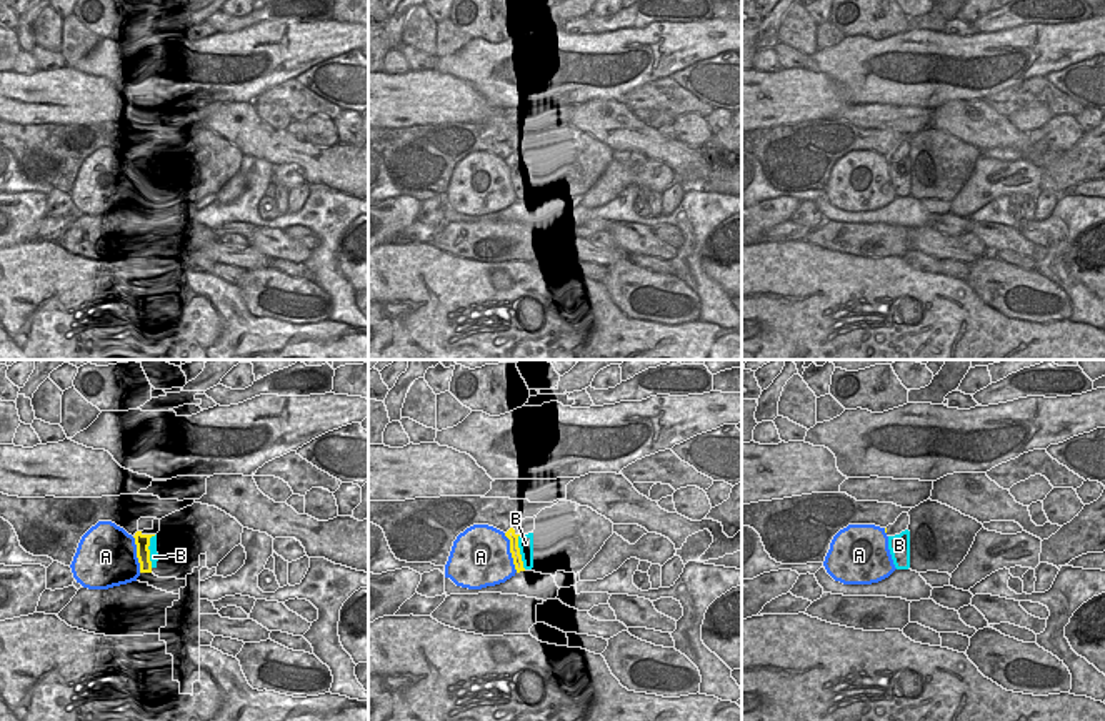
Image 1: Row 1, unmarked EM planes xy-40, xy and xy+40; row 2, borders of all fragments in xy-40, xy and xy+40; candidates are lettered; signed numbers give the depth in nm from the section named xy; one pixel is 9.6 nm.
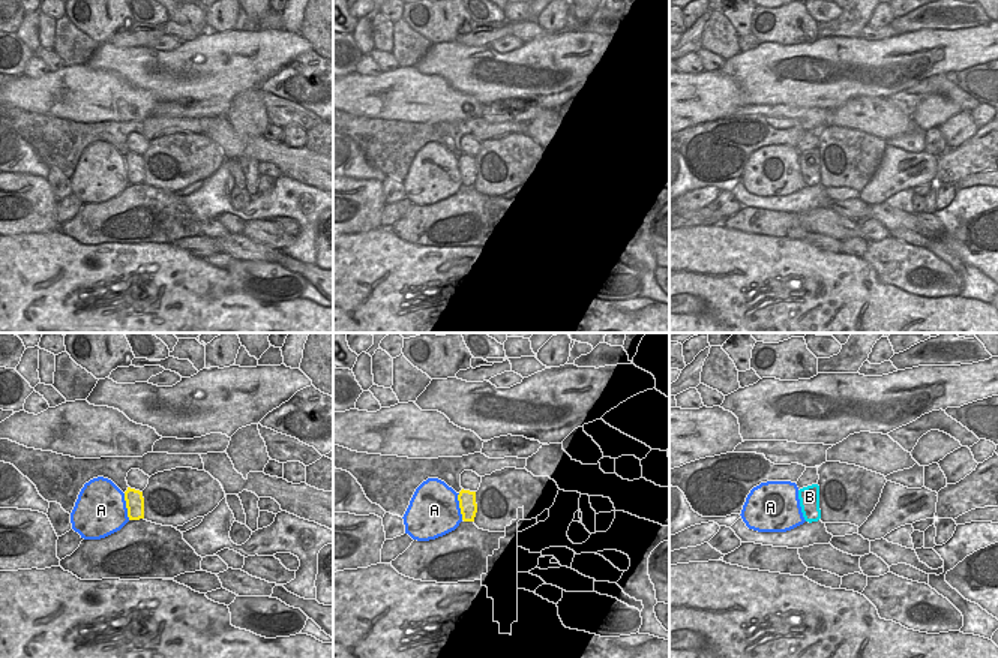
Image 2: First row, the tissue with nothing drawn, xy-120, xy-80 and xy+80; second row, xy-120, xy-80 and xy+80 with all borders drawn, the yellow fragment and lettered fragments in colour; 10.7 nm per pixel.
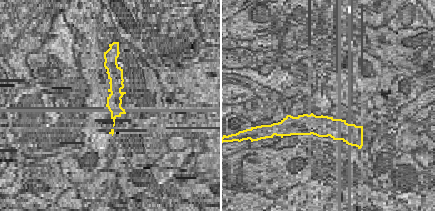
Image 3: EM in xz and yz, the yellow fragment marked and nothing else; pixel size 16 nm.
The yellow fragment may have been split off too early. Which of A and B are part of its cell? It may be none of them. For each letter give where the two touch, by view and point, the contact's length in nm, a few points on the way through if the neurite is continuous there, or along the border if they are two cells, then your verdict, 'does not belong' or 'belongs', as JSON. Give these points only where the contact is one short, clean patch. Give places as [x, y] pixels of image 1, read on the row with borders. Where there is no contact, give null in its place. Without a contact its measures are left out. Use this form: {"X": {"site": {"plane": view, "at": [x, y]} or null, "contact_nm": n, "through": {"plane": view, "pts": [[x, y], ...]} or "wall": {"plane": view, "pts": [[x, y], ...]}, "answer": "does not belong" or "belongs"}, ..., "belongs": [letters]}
{"A": {"site": {"plane": "xy", "at": [510, 551]}, "contact_nm": 400, "answer": "does not belong"}, "B": {"site": {"plane": "xy", "at": [519, 551]}, "contact_nm": 340, "through": {"plane": "xy", "pts": [[514, 538], [519, 543], [519, 551], [525, 543]]}, "answer": "belongs"}, "belongs": ["B"]}

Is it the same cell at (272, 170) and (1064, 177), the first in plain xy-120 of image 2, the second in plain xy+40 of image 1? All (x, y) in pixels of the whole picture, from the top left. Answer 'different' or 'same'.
different

